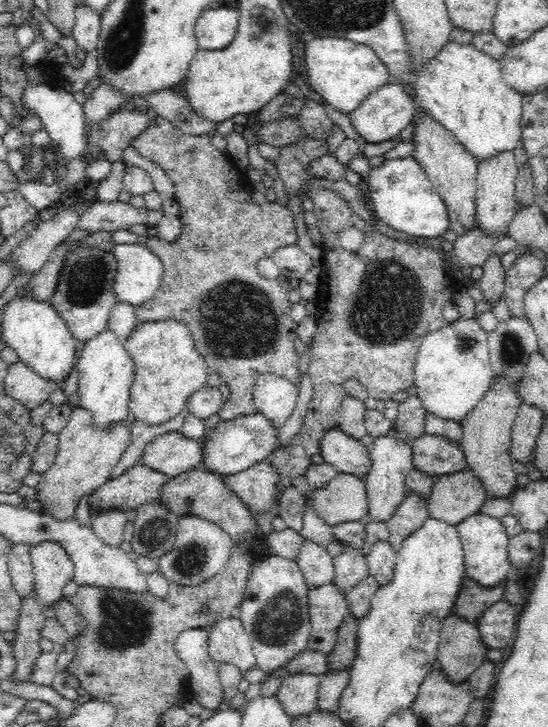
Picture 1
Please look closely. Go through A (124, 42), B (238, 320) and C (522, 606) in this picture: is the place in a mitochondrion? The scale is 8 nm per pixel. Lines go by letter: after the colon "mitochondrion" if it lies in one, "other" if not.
A: mitochondrion
B: mitochondrion
C: other

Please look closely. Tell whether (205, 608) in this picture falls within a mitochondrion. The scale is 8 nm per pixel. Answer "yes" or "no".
yes

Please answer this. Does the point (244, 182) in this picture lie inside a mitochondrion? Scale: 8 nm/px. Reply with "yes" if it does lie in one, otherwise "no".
no

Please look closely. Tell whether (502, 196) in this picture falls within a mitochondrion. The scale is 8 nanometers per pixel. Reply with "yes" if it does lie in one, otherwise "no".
no

